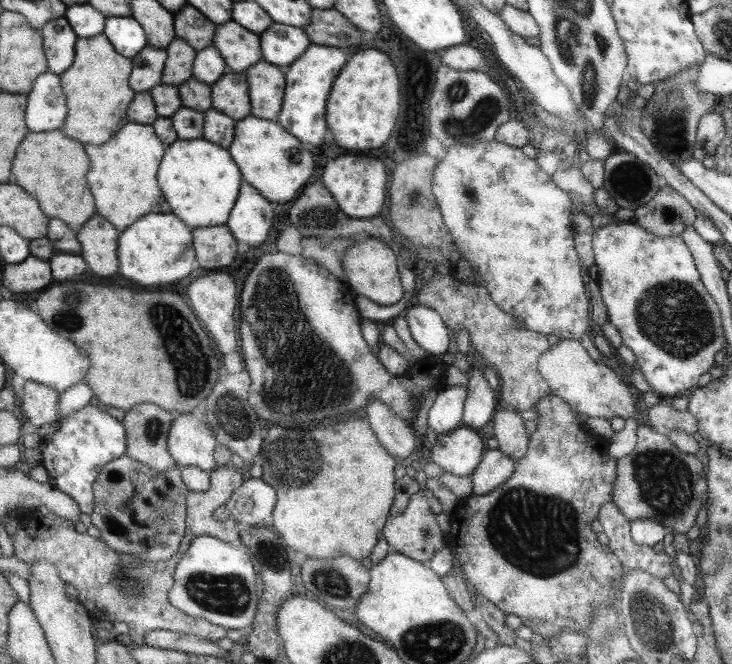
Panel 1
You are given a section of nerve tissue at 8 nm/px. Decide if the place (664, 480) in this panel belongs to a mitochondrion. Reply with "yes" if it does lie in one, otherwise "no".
yes

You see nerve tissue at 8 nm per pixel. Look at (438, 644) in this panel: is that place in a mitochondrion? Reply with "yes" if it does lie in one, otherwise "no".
yes

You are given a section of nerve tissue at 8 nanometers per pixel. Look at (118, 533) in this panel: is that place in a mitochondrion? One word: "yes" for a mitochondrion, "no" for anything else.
yes

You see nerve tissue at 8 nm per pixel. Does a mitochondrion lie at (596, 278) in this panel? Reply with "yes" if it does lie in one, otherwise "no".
no

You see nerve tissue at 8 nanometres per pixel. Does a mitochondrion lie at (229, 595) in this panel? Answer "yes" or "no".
yes

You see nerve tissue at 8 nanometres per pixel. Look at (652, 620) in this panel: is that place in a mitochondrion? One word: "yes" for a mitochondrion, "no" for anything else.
yes

